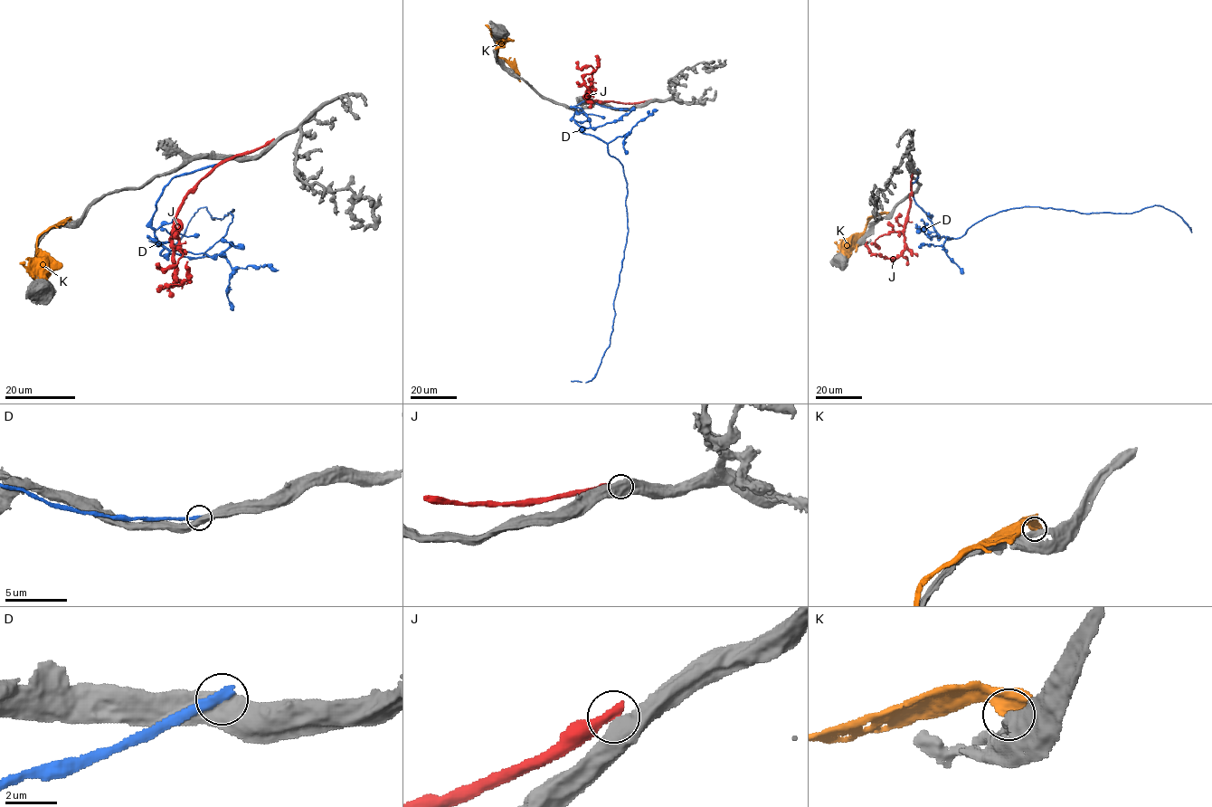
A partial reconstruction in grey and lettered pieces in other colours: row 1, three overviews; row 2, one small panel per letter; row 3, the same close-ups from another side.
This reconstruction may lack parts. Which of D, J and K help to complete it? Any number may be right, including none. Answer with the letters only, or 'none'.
none

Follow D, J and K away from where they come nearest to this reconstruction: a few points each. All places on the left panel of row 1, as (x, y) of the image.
D: (236, 156), (175, 176), (151, 219), (161, 254), (203, 256), (234, 210), (200, 208), (171, 247), (148, 241)
J: (272, 140), (219, 162), (186, 195), (177, 214), (173, 238), (175, 281), (166, 286), (187, 280), (187, 261)
K: (70, 221), (63, 219), (52, 225), (38, 238), (37, 260), (27, 267), (20, 262)

